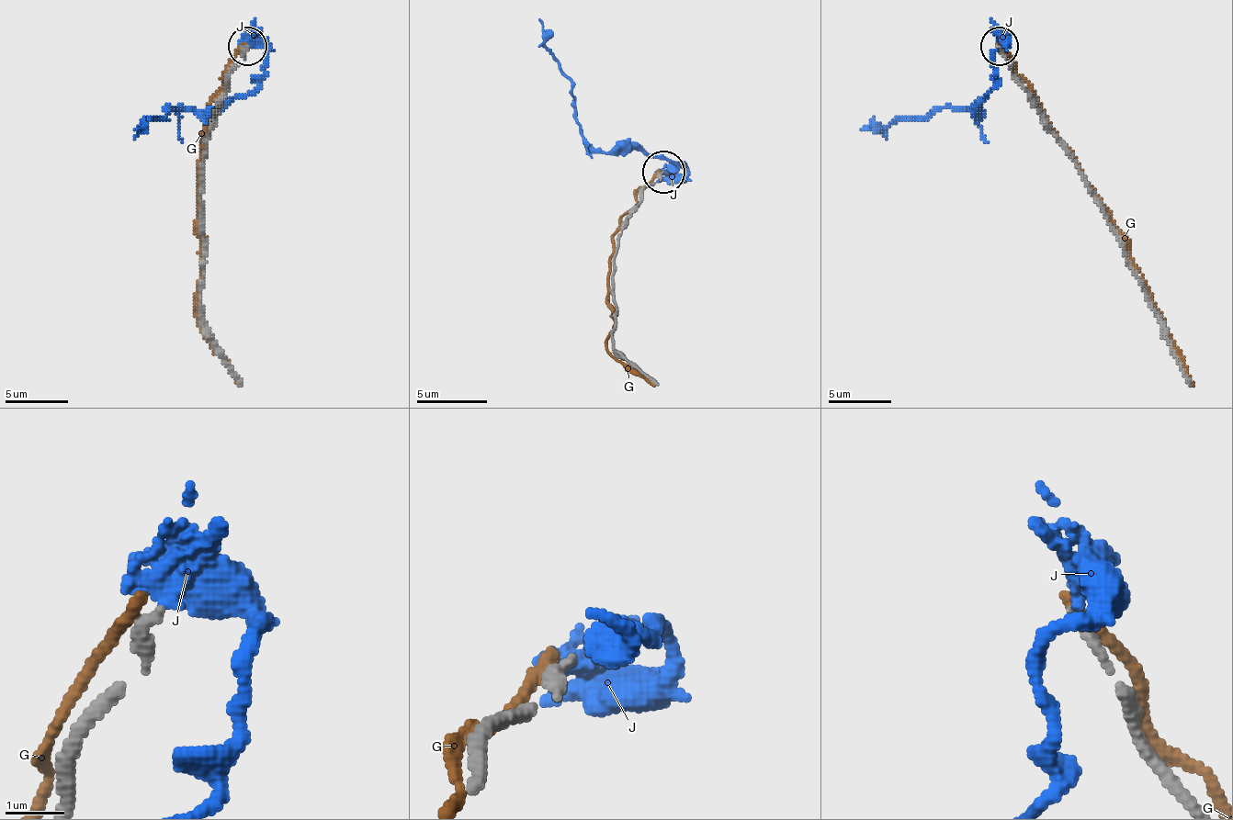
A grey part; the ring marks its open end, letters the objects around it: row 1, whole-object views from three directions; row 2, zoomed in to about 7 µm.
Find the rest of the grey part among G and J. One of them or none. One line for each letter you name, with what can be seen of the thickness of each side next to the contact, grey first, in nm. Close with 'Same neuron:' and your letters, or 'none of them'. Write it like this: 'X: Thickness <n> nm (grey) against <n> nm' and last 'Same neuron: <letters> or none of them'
Same neuron: none of them

